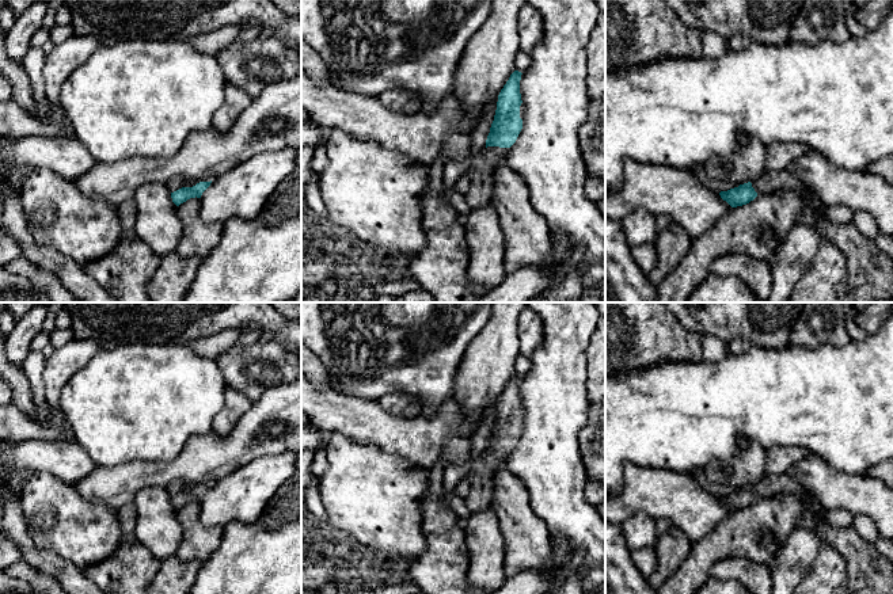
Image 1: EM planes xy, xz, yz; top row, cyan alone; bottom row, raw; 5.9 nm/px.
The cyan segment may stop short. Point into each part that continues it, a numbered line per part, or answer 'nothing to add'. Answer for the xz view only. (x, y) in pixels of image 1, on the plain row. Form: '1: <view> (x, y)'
1: xz (482, 472)

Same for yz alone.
1: yz (869, 571)

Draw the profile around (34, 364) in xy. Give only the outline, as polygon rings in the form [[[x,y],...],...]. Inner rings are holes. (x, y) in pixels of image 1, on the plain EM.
[[[30,350],[22,368],[30,381],[33,397],[39,405],[39,423],[41,426],[48,426],[48,410],[45,397],[45,382],[43,370],[46,365],[46,358],[39,350]]]

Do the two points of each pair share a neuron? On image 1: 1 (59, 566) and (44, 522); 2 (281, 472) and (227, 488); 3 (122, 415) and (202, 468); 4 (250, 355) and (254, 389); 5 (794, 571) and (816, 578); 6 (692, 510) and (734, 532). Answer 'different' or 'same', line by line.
1: different
2: same
3: different
4: same
5: different
6: different

